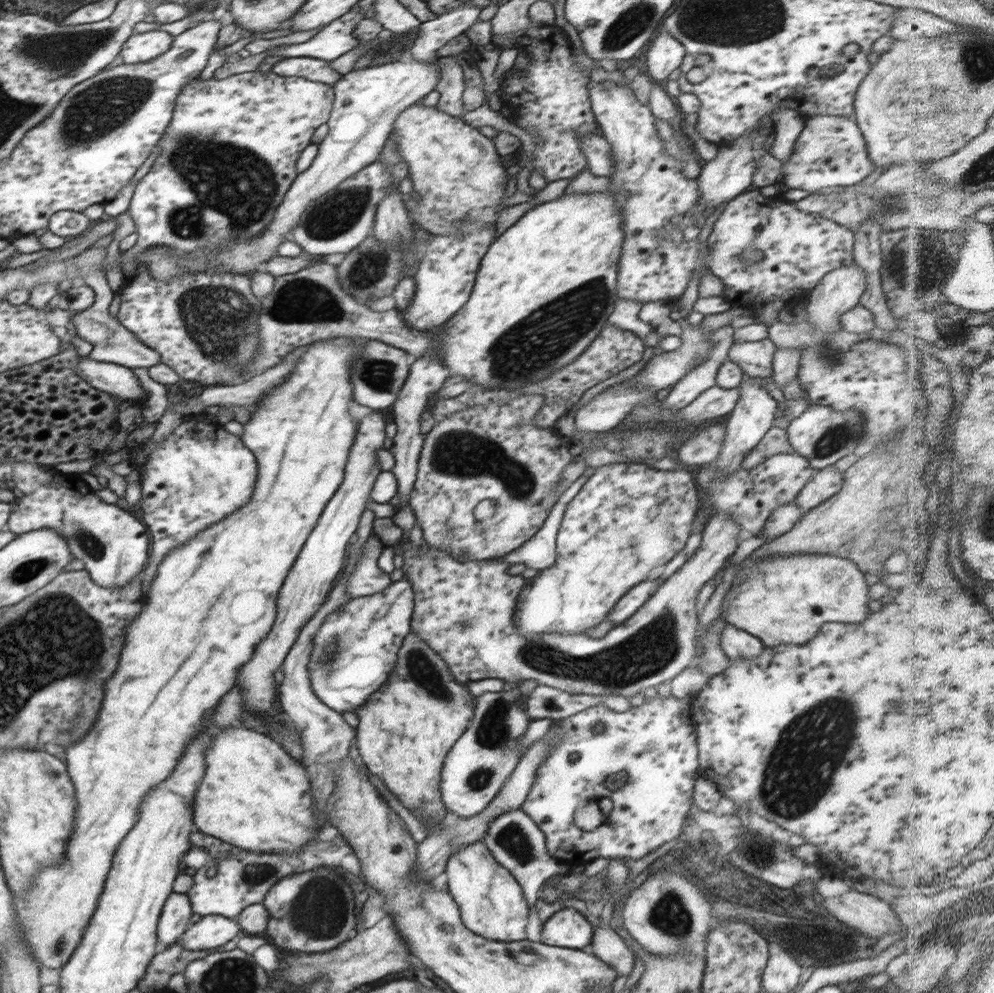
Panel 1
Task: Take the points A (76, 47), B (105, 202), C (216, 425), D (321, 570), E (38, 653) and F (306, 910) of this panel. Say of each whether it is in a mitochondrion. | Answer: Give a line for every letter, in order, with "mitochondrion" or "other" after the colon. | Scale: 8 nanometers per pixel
A: mitochondrion
B: other
C: other
D: other
E: mitochondrion
F: mitochondrion

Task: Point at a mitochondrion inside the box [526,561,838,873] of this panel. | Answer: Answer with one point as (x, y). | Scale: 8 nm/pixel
(754, 856)

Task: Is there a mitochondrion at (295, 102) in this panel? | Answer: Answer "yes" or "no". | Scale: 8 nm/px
no

